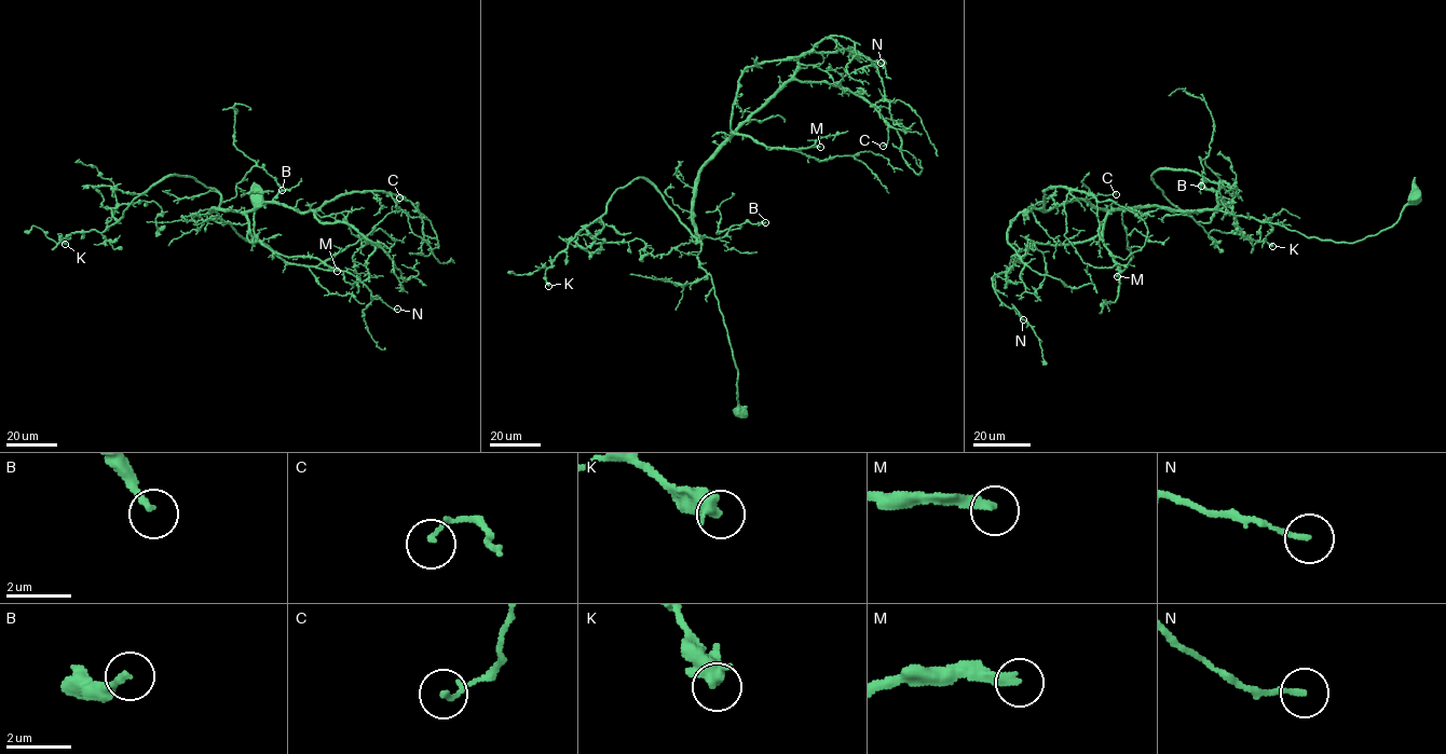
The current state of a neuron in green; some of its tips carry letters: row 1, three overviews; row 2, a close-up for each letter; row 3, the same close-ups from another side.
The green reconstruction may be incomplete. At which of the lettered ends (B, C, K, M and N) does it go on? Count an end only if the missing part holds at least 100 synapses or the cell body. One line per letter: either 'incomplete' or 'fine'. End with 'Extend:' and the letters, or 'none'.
B: fine
C: fine
K: fine
M: incomplete
N: fine
Extend: M

